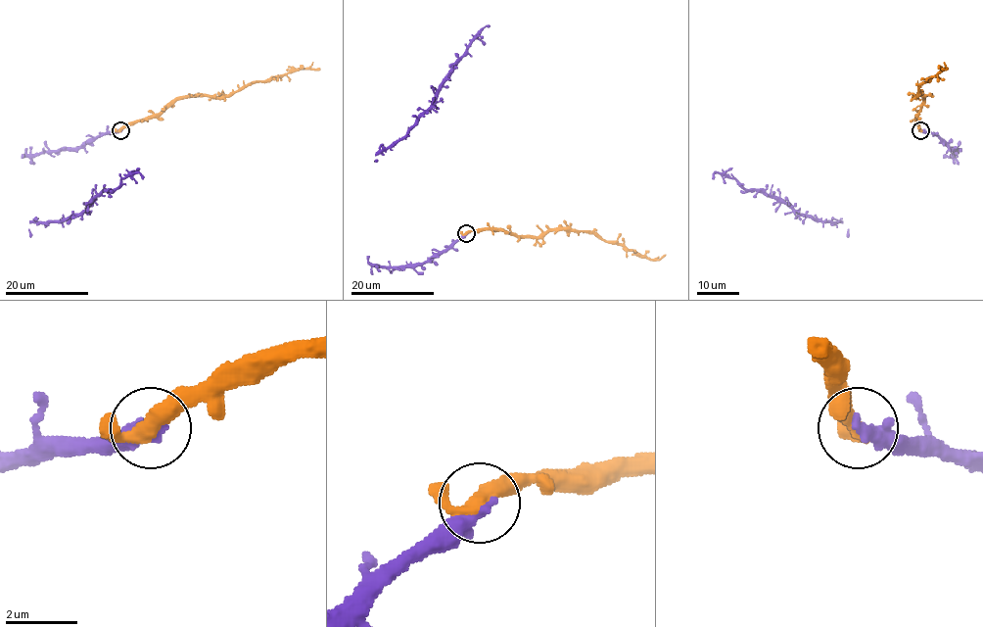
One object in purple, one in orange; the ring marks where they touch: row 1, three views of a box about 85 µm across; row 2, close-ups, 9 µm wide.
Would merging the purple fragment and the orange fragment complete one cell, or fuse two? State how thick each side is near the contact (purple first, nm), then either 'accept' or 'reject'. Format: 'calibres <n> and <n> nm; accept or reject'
calibres 480 and 400 nm; accept

